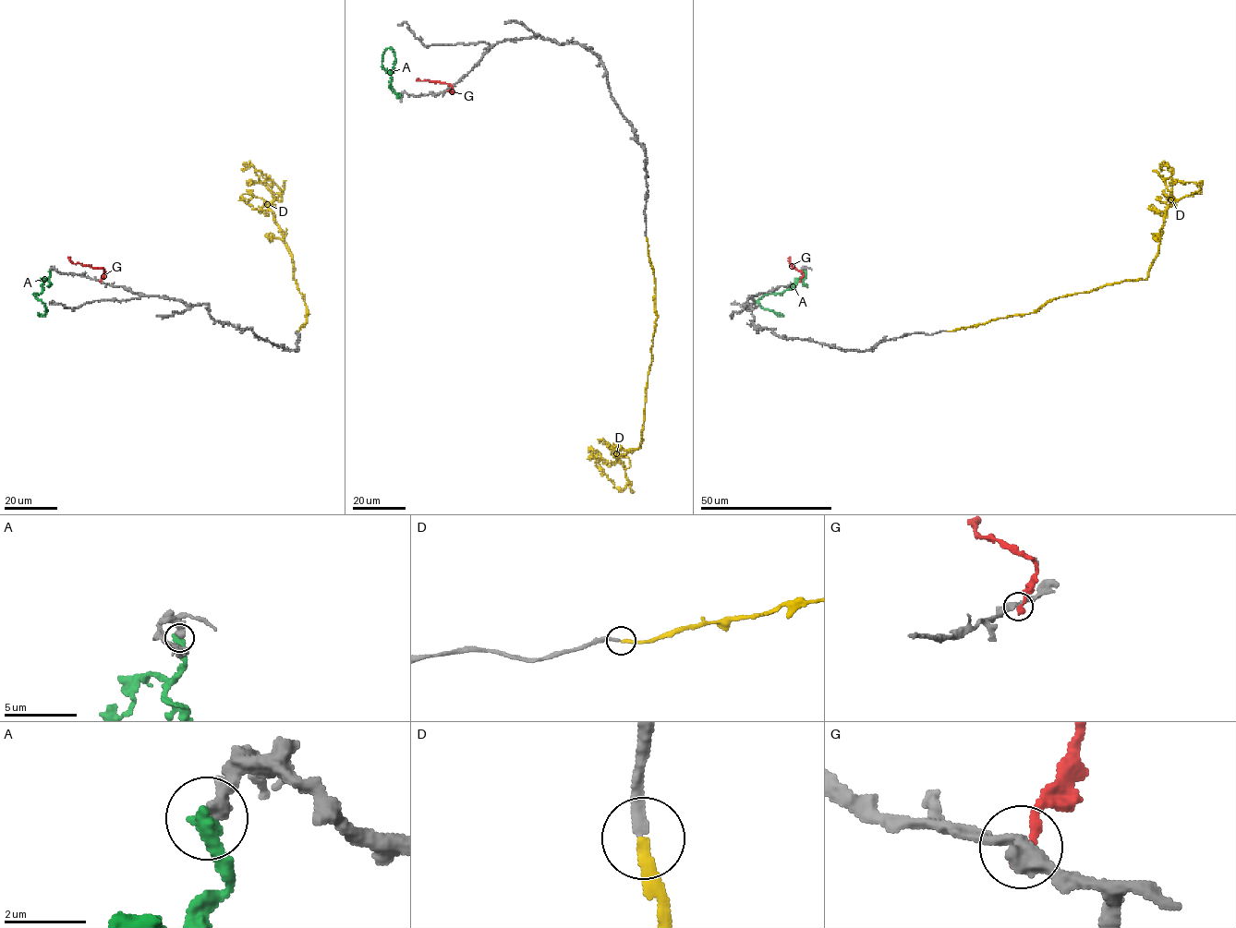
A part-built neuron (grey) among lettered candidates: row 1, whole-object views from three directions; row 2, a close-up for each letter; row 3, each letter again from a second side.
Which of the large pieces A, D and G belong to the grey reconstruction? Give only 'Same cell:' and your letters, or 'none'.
Same cell: A, D

